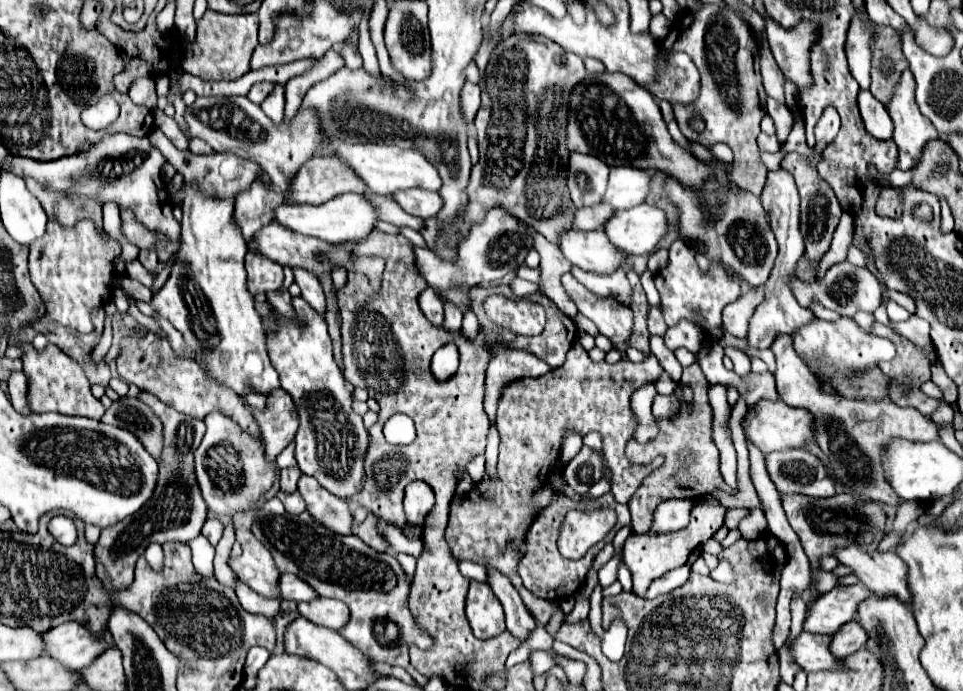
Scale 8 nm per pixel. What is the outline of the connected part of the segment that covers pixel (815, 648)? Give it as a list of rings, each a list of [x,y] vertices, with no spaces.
[[[801,633],[791,651],[795,661],[801,665],[803,671],[821,671],[821,669],[841,669],[841,659],[835,659],[829,653],[829,635],[815,635],[815,633]]]

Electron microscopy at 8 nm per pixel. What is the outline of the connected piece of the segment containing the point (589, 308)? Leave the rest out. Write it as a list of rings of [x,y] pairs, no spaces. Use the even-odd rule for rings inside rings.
[[[565,273],[561,277],[561,283],[569,293],[569,297],[575,301],[579,313],[589,317],[599,327],[599,331],[607,339],[611,339],[613,345],[629,341],[631,327],[633,327],[633,311],[629,307],[613,299],[595,297],[571,273]]]

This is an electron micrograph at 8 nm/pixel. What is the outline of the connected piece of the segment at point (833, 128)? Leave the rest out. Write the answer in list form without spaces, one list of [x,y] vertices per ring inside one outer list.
[[[827,107],[815,127],[816,144],[813,151],[821,153],[827,145],[827,139],[832,135],[837,135],[841,126],[841,120],[834,107]]]

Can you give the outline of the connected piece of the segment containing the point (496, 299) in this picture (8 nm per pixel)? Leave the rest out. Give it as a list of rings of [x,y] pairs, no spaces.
[[[491,295],[485,299],[483,309],[495,325],[517,335],[537,335],[545,327],[543,305],[527,299],[505,299],[501,295]]]

